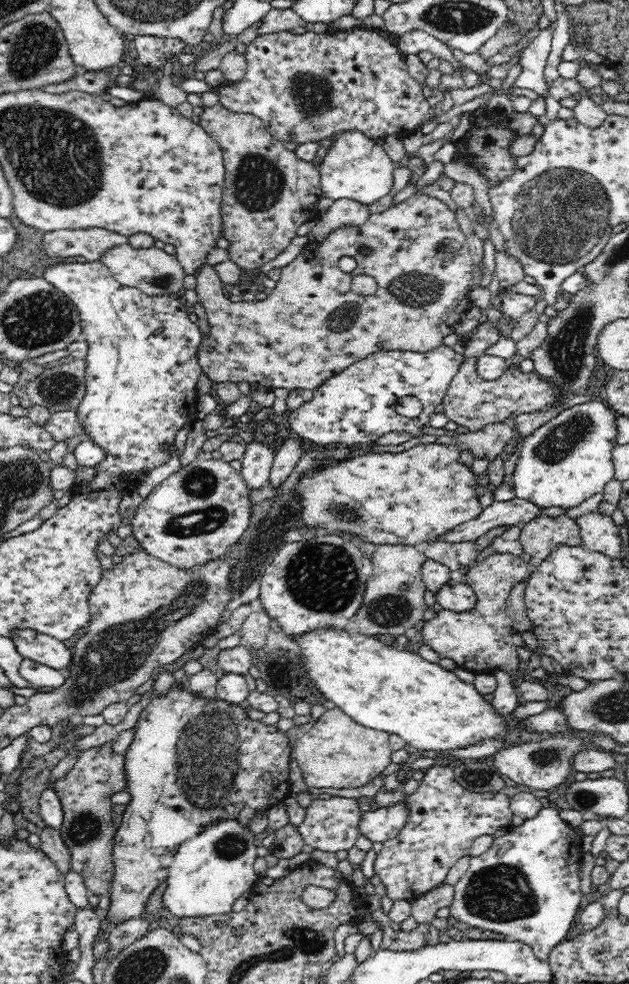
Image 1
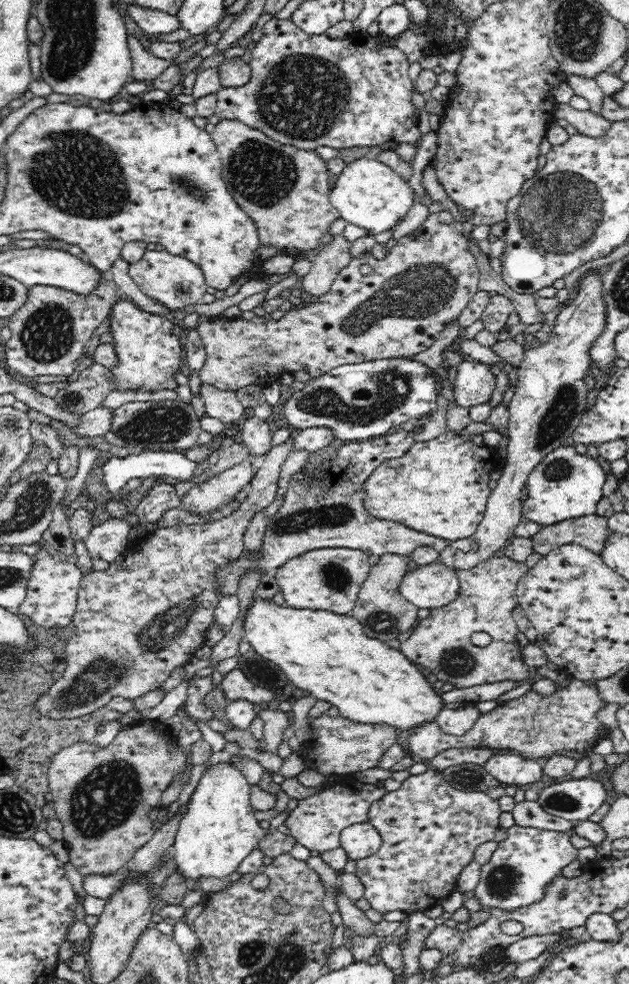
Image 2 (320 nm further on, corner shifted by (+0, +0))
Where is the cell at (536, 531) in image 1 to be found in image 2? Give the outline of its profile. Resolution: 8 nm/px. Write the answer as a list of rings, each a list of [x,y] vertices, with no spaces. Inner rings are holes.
[[[590,514],[541,528],[531,542],[534,544],[534,551],[542,555],[570,544],[582,546],[600,555],[610,536],[612,532],[608,528],[607,520]]]

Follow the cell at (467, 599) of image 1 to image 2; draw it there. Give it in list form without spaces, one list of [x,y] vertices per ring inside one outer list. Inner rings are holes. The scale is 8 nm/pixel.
[[[439,560],[418,564],[404,574],[398,584],[402,597],[418,609],[438,609],[456,599],[459,590],[457,571]]]

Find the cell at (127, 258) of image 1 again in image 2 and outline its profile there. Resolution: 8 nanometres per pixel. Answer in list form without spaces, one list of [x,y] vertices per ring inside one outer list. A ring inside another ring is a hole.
[[[166,250],[146,251],[139,262],[133,263],[129,267],[129,274],[144,294],[158,300],[172,310],[192,309],[194,305],[201,302],[208,287],[200,267],[191,260],[174,256]]]

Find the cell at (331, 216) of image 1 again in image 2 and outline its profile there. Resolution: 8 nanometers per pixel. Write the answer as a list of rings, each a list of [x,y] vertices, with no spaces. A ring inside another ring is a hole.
[[[336,235],[331,244],[313,253],[310,273],[300,278],[300,288],[307,298],[317,299],[330,290],[338,274],[351,262],[350,244],[343,235]]]

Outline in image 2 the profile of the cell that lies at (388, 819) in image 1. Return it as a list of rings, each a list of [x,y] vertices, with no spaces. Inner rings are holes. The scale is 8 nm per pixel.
[[[368,821],[345,828],[339,839],[348,858],[355,861],[373,855],[382,844],[380,833]]]

